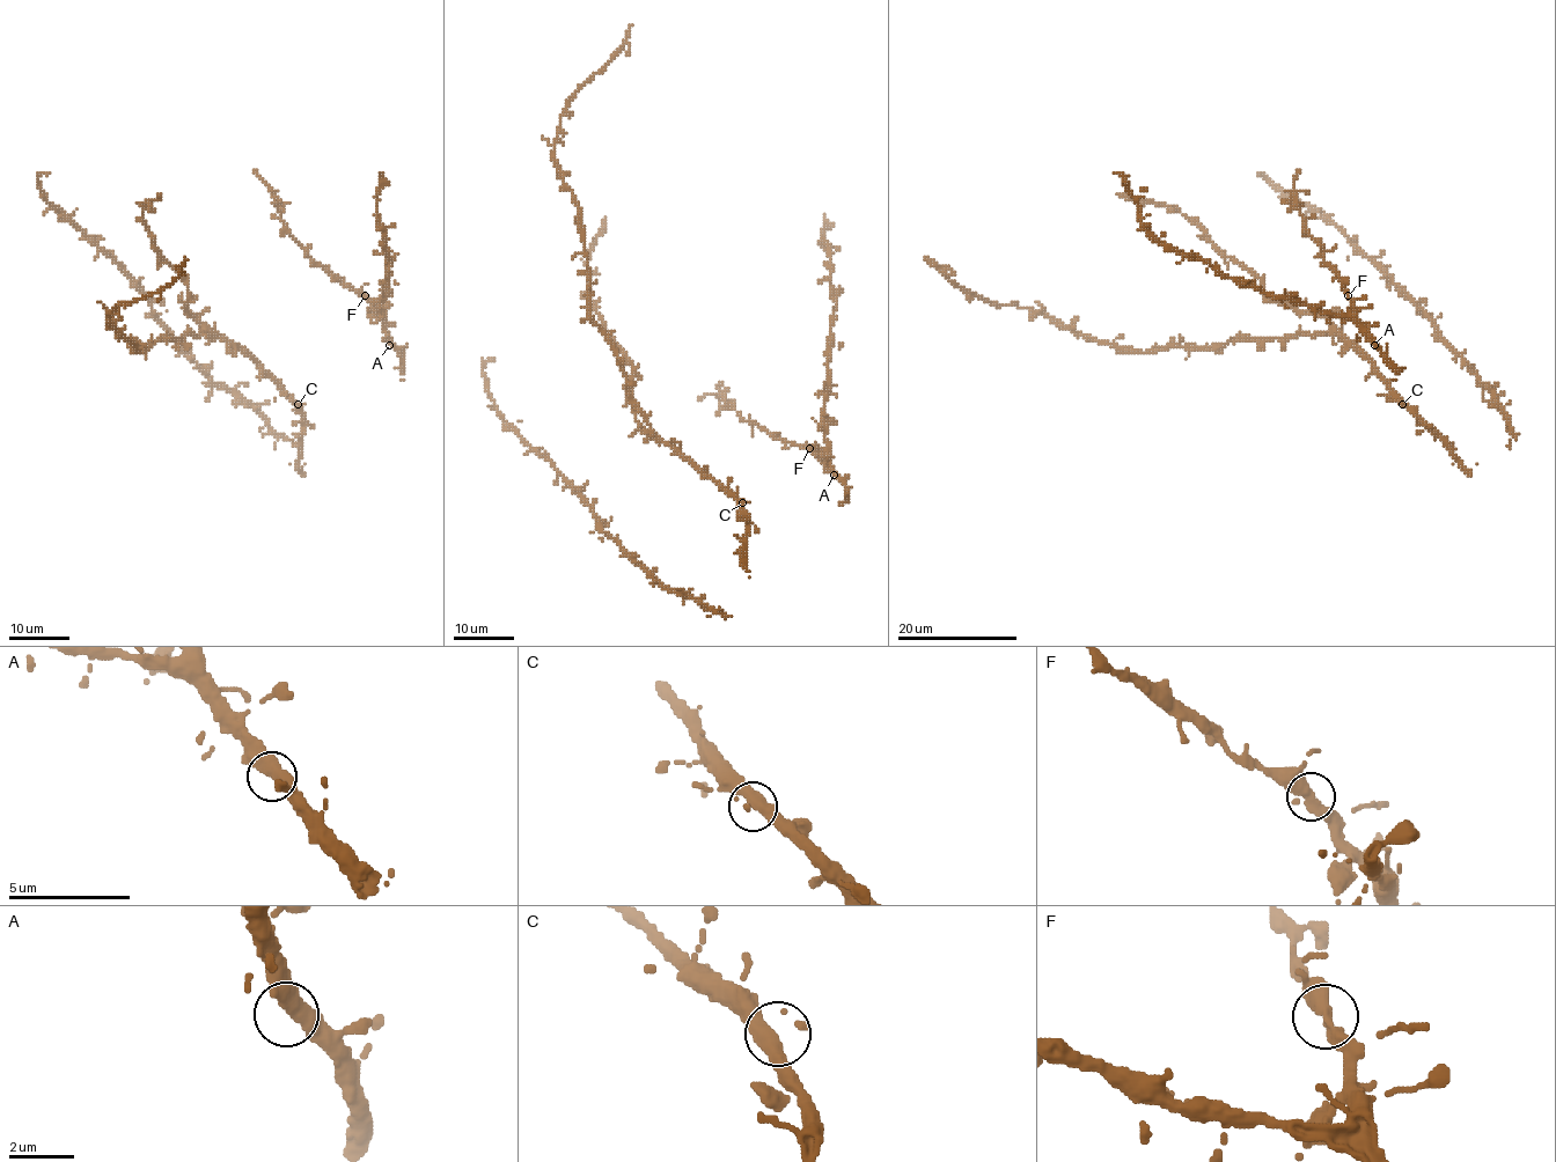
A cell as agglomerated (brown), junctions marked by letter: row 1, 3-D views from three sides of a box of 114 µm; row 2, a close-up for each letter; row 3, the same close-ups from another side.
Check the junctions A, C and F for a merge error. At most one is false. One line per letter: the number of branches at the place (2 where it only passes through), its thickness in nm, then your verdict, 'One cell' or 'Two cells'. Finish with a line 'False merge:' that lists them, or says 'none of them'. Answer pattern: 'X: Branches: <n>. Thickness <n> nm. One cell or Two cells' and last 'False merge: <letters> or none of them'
A: Branches: 2. Thickness 440 nm. One cell
C: Branches: 2. Thickness 400 nm. One cell
F: Branches: 2. Thickness 400 nm. One cell
False merge: none of them

